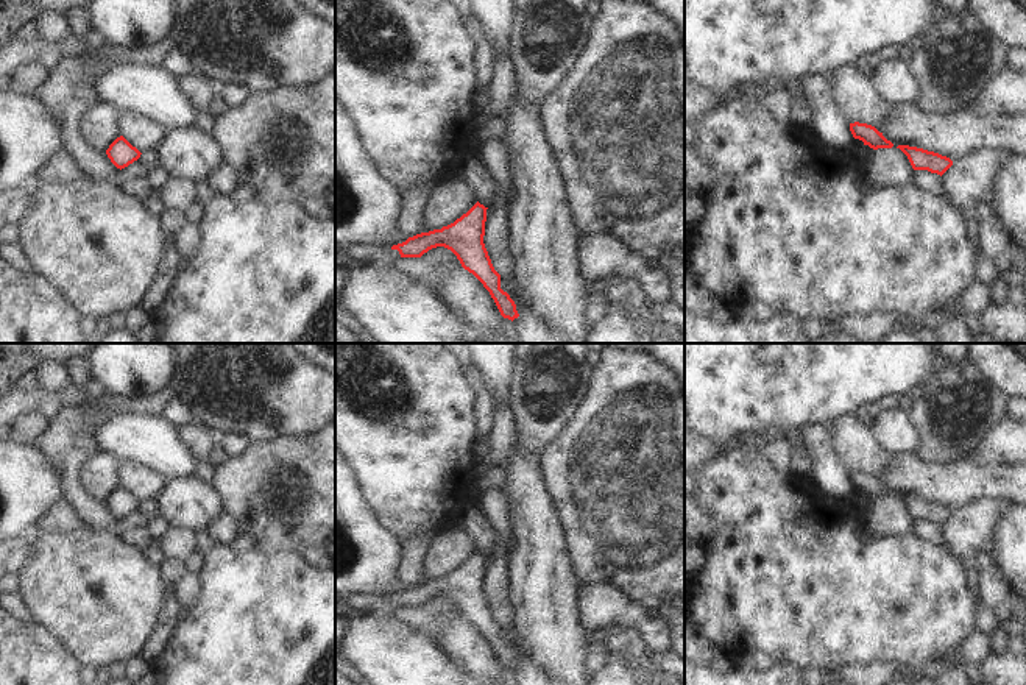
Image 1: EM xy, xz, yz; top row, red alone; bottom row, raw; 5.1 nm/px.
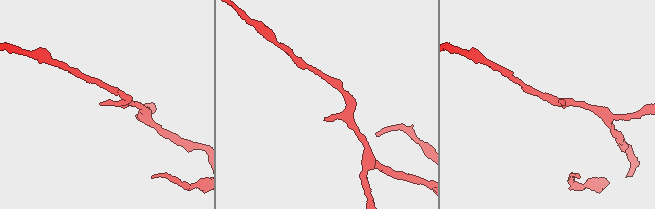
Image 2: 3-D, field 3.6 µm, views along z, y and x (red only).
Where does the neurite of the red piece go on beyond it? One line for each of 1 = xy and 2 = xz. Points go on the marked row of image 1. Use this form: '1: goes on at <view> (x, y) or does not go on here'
1: does not go on here
2: goes on at xz (351, 253)

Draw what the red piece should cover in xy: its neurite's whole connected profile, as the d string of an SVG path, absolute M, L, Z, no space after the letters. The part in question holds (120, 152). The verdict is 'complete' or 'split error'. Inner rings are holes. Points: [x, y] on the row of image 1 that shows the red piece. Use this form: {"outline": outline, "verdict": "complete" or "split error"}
{"outline": "M123 136L117 137L106 150L108 158L117 169L125 169L140 158L140 151Z", "verdict": "complete"}

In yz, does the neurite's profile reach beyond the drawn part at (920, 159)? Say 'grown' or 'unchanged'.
unchanged

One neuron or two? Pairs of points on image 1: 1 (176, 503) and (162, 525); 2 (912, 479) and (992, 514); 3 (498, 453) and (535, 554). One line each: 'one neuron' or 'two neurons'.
1: two neurons
2: two neurons
3: two neurons

